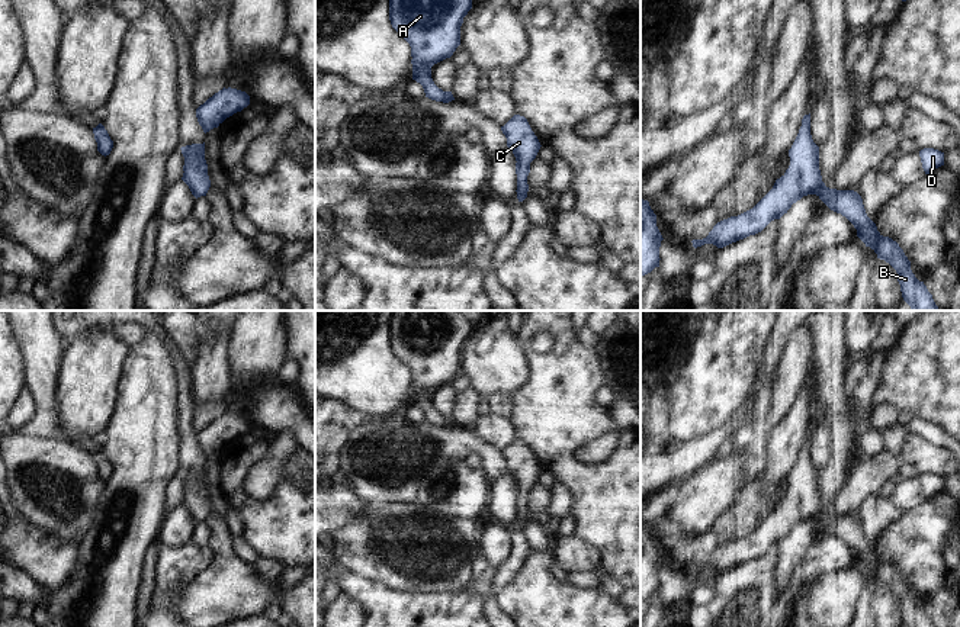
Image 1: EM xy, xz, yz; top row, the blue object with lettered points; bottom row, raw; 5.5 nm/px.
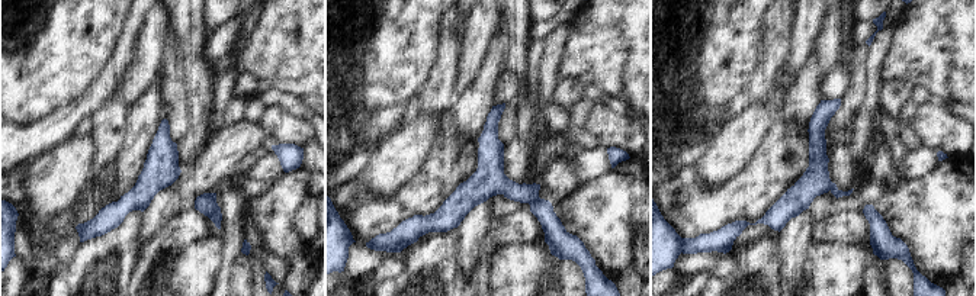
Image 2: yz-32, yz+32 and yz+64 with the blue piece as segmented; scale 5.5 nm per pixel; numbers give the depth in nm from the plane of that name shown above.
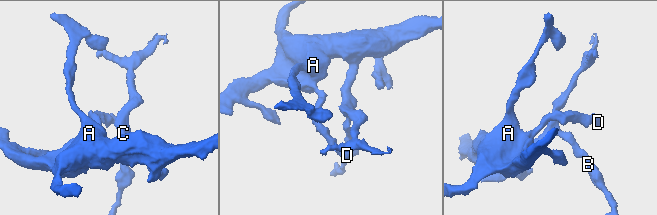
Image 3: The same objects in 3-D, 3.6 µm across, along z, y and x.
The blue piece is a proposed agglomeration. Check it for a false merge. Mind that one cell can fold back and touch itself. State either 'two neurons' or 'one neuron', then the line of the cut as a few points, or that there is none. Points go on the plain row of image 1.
one neuron; cut none

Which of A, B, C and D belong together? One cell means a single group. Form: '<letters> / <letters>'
A B C D

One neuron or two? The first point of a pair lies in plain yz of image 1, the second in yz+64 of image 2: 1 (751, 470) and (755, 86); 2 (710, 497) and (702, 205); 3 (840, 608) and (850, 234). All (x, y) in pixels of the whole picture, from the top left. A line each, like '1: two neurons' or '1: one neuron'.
1: one neuron
2: two neurons
3: two neurons

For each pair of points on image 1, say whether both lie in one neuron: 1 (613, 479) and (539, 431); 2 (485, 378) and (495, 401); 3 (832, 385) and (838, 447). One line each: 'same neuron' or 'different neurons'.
1: same neuron
2: different neurons
3: same neuron

